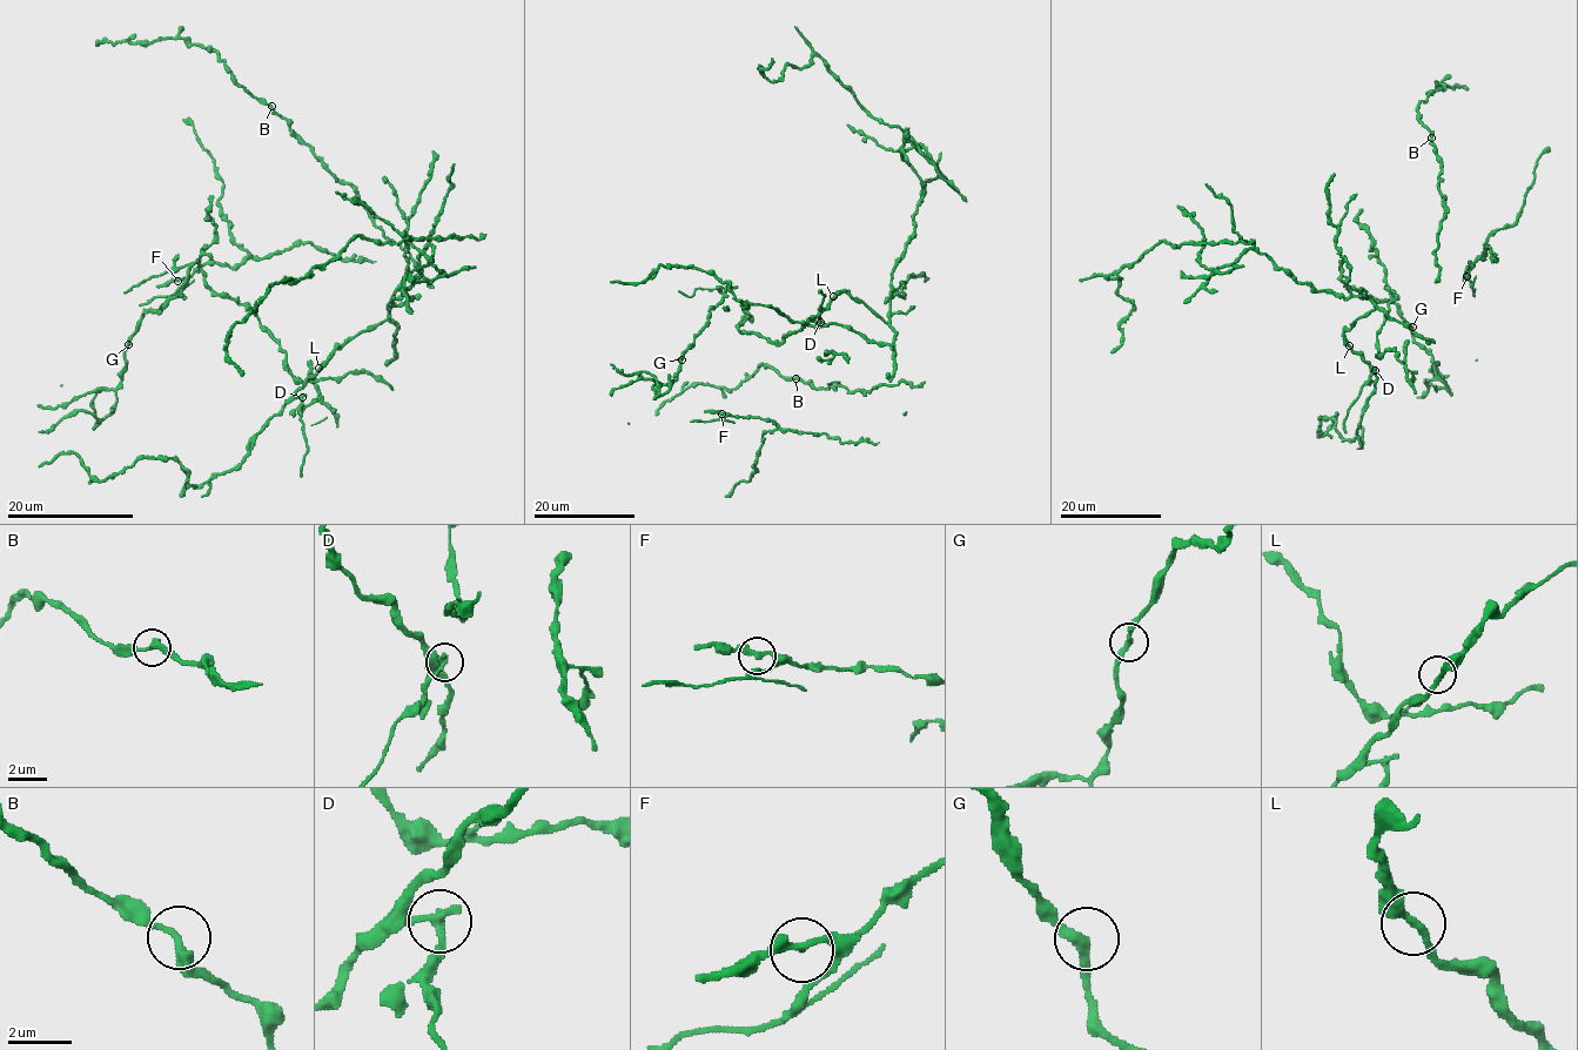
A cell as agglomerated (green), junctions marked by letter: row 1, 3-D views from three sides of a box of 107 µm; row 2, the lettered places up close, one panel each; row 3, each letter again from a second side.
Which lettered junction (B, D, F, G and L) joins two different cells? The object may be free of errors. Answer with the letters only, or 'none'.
D

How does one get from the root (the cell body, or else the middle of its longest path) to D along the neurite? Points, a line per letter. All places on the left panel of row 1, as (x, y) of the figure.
D: (320, 368), (295, 392), (301, 398)

